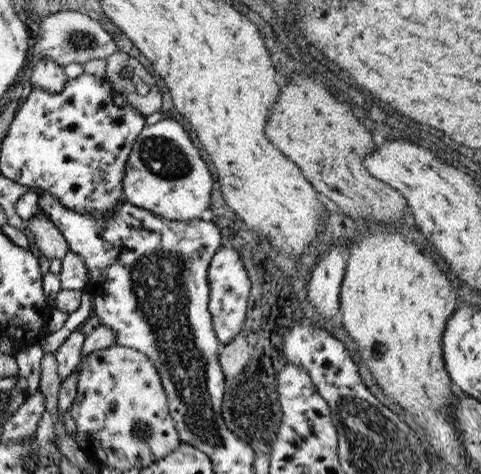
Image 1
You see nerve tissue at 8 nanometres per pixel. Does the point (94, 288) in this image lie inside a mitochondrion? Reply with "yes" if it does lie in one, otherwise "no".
no

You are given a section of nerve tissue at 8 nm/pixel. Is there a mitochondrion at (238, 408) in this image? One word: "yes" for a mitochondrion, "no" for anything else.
yes

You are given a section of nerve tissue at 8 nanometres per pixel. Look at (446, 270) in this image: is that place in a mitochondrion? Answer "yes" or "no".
no

